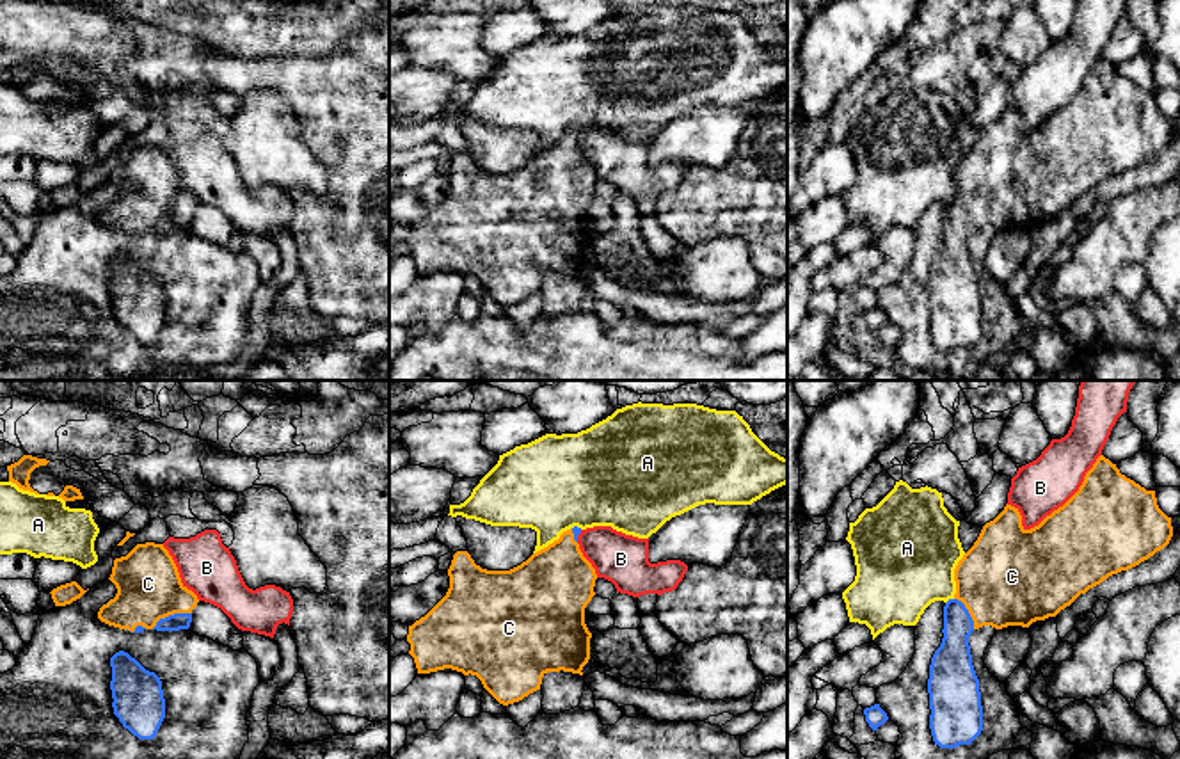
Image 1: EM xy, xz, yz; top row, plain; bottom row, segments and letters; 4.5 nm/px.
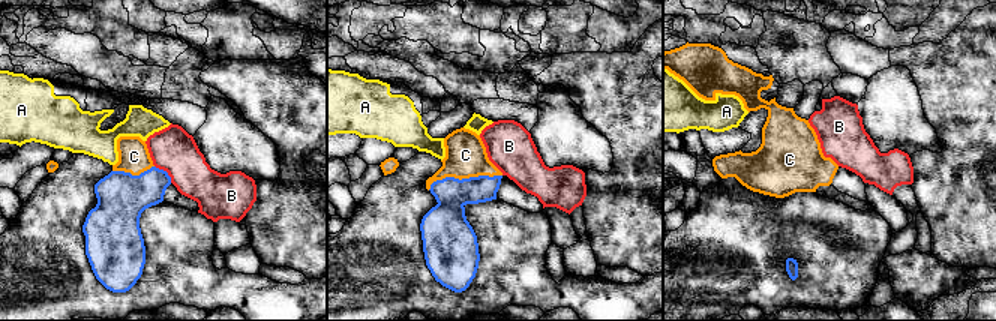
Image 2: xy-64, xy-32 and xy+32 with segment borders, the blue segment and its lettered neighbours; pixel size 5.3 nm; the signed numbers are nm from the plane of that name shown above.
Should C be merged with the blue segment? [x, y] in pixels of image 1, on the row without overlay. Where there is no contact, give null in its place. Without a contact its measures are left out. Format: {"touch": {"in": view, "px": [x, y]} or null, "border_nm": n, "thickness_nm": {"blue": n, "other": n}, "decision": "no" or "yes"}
{"touch": {"in": "xy", "px": [171, 217]}, "border_nm": 200, "thickness_nm": {"blue": 80, "other": 300}, "decision": "yes"}

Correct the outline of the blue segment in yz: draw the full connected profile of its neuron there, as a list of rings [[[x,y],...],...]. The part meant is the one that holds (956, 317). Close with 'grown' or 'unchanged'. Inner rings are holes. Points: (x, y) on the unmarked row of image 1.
[[[1104,57],[1086,75],[1079,92],[1038,128],[1025,132],[1018,110],[1006,107],[983,128],[954,171],[956,196],[944,208],[944,240],[931,260],[928,281],[935,347],[970,347],[983,332],[979,281],[969,247],[974,231],[1029,229],[1036,222],[1056,219],[1109,178],[1128,172],[1164,151],[1171,139],[1171,119],[1159,110],[1155,92],[1146,92],[1121,76]]]; grown

